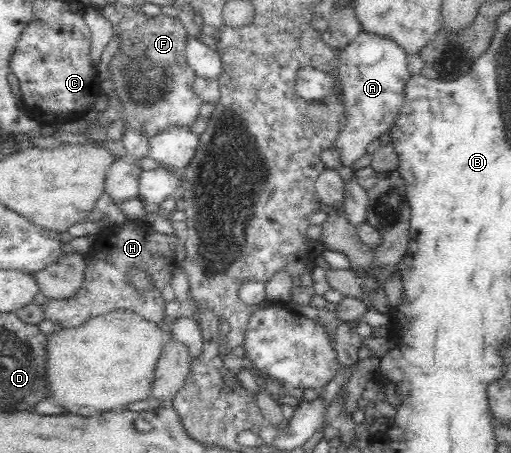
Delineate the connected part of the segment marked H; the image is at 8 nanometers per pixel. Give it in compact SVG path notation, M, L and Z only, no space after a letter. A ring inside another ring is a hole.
M127 221L114 227L108 227L105 232L100 232L97 242L90 248L86 257L88 263L84 273L84 281L81 289L76 291L76 295L70 299L48 299L41 305L44 317L54 321L62 328L78 327L91 317L102 315L114 311L115 309L125 309L141 315L148 321L168 321L165 313L166 302L162 297L162 290L166 285L171 284L174 278L174 273L177 271L179 265L175 260L175 248L183 239L181 234L178 235L164 235L164 233L157 233L145 221ZM130 269L143 269L147 271L147 275L153 281L153 287L150 290L140 292L138 288L134 288L132 284L128 284L128 277L130 277Z

